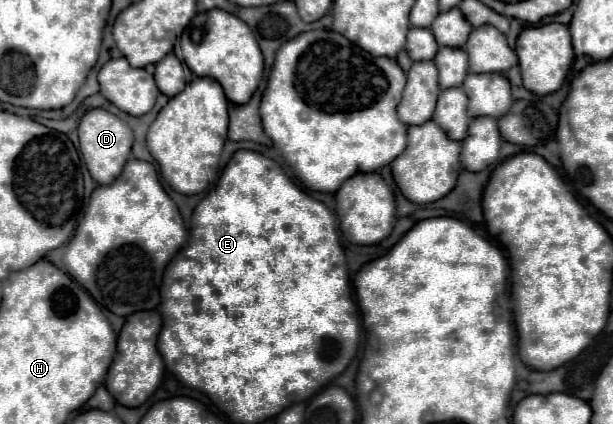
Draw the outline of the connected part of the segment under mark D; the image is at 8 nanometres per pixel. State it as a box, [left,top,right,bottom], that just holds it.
[79,108,133,184]

